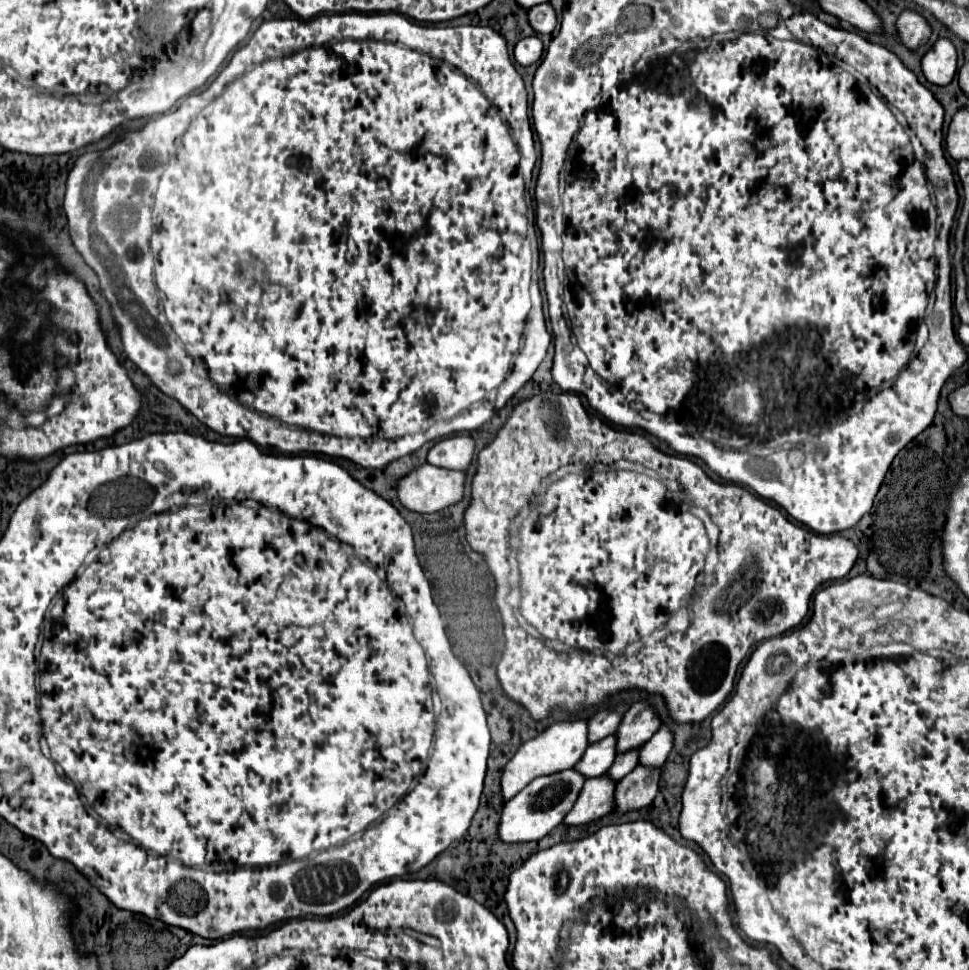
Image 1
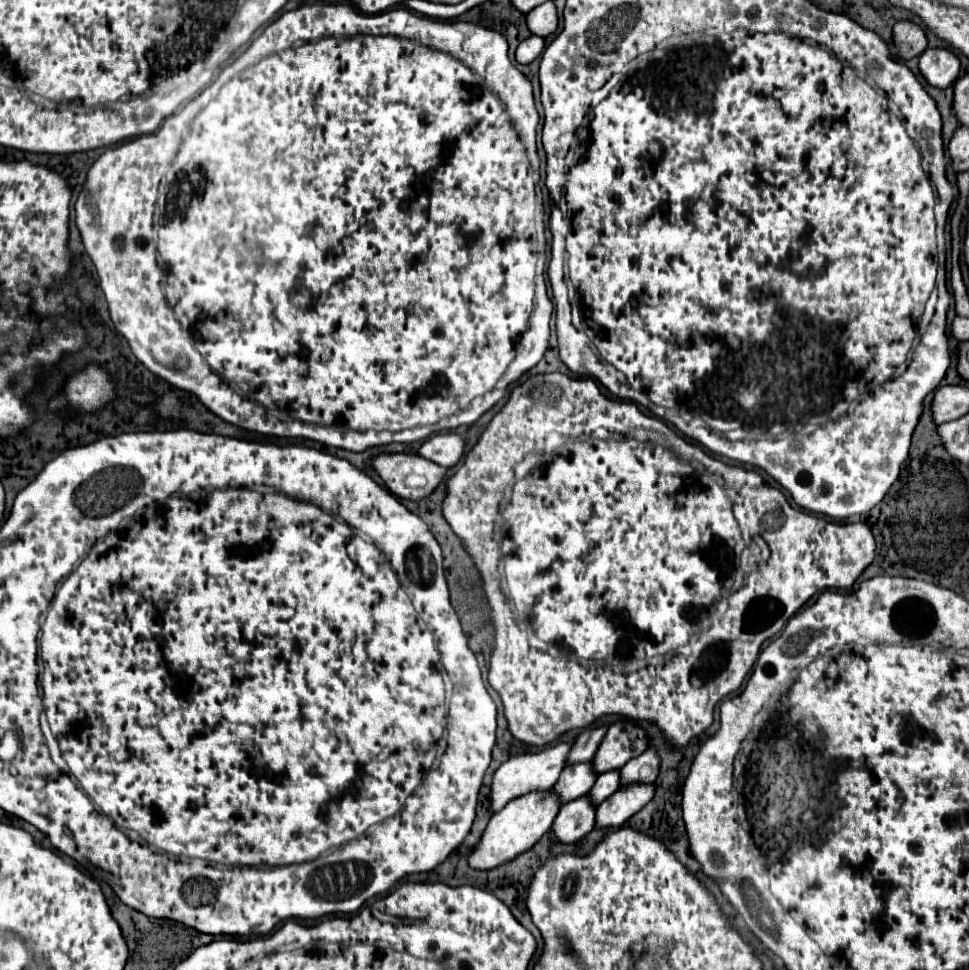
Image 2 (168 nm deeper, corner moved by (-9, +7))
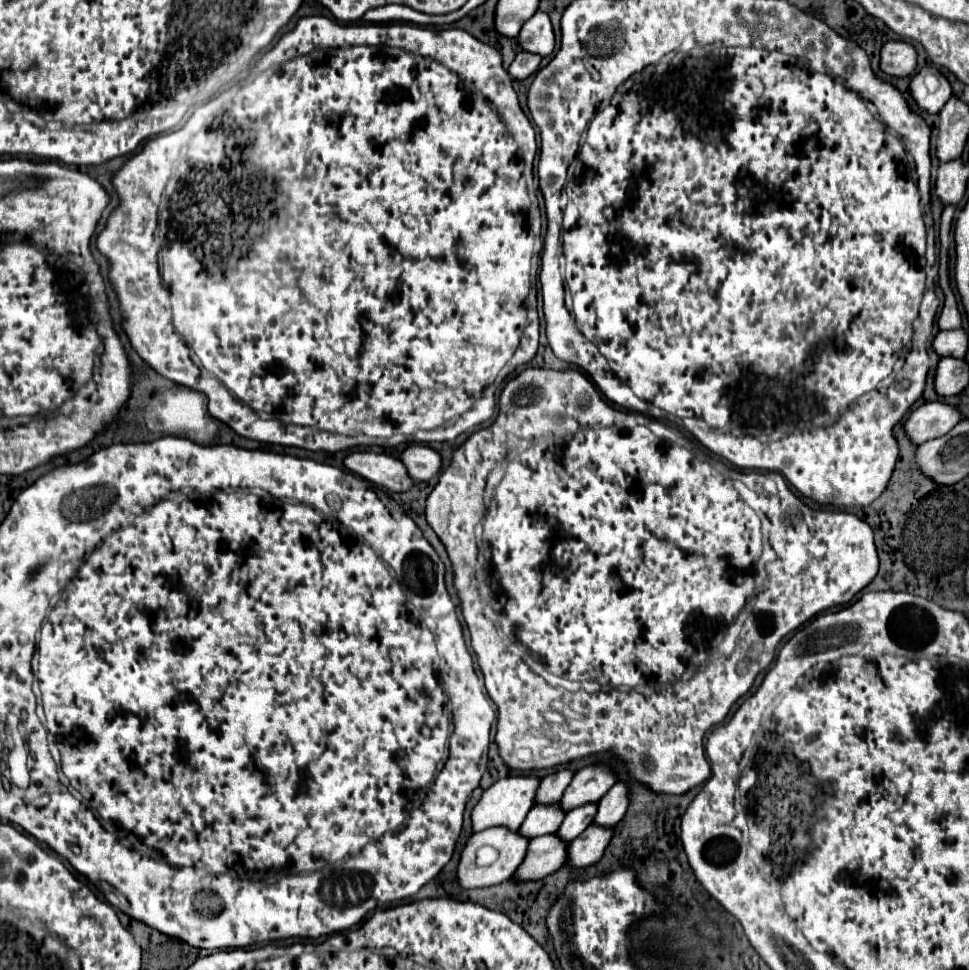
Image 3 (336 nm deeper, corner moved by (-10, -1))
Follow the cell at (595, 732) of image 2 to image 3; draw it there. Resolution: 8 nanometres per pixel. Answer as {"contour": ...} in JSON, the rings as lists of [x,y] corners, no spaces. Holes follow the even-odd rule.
{"contour":[[[559,769],[549,773],[547,777],[541,779],[539,789],[535,793],[535,805],[553,805],[561,799],[565,787],[569,785],[569,779],[573,777],[573,771],[569,769]]]}

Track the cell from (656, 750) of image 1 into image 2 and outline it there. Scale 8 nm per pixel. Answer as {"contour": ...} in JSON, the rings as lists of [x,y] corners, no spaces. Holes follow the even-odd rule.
{"contour":[[[648,747],[642,755],[636,759],[630,759],[622,769],[620,769],[620,783],[654,783],[660,773],[660,757],[656,747]]]}

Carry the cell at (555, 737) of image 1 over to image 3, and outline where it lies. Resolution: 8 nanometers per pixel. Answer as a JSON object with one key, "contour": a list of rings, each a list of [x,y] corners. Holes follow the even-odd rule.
{"contour":[[[507,775],[493,783],[471,811],[473,833],[489,827],[507,827],[509,831],[517,831],[517,827],[521,827],[525,815],[533,807],[533,791],[537,791],[537,783],[539,779],[533,775]]]}

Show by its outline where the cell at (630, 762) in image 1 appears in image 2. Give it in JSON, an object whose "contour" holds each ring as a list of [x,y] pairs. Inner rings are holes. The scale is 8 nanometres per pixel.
{"contour":[[[606,771],[602,775],[598,775],[590,795],[594,799],[594,803],[602,803],[606,797],[610,797],[614,791],[618,791],[620,787],[620,771]]]}

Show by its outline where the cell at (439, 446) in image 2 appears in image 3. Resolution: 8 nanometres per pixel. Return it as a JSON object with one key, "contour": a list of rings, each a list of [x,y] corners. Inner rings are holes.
{"contour":[[[409,445],[401,453],[401,463],[407,467],[407,475],[419,483],[429,481],[441,469],[441,455],[427,445]]]}

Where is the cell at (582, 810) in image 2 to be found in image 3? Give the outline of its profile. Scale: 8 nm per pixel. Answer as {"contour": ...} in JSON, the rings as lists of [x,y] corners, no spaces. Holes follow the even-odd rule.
{"contour":[[[543,835],[541,839],[531,839],[523,863],[513,873],[513,881],[541,881],[557,871],[565,863],[565,847],[569,843],[557,843],[557,835]]]}

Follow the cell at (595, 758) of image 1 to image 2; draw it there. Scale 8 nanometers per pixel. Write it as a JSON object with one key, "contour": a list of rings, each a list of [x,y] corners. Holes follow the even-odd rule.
{"contour":[[[592,761],[586,763],[574,763],[564,767],[558,783],[554,785],[556,791],[560,791],[562,803],[568,803],[580,795],[586,795],[592,785],[596,783],[596,771],[592,767]]]}

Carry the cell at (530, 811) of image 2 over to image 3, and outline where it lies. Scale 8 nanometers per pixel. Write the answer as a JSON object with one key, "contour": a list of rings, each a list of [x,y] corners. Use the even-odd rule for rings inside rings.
{"contour":[[[505,827],[501,829],[485,829],[481,833],[473,833],[463,851],[461,851],[461,861],[457,867],[457,879],[461,889],[477,889],[477,887],[491,887],[503,881],[509,881],[513,871],[521,865],[521,859],[525,857],[525,847],[527,847],[527,839],[521,839],[521,835],[505,831]],[[481,847],[491,851],[491,857],[485,859],[485,863],[477,861],[477,851],[481,851]]]}

